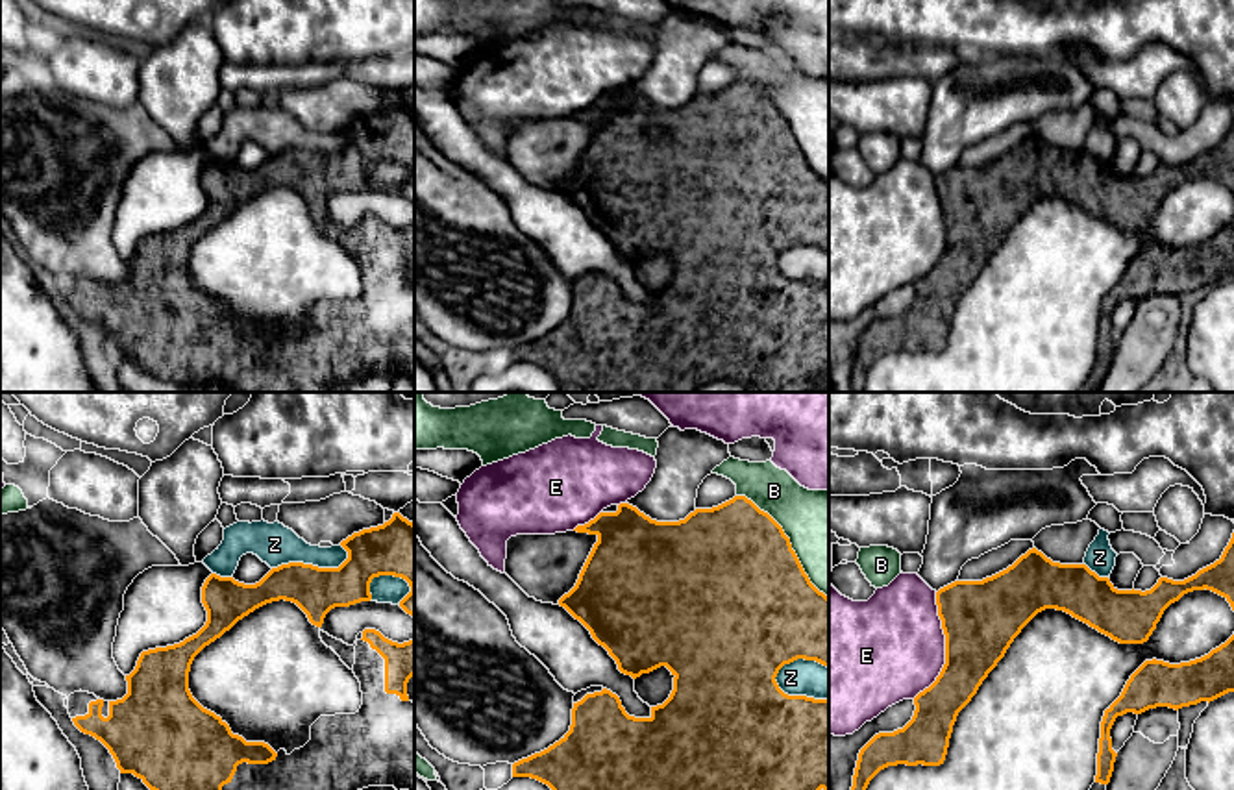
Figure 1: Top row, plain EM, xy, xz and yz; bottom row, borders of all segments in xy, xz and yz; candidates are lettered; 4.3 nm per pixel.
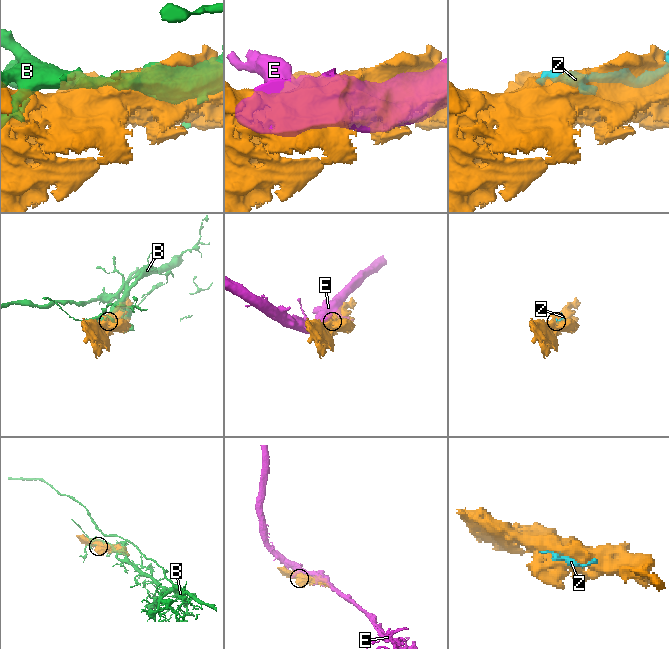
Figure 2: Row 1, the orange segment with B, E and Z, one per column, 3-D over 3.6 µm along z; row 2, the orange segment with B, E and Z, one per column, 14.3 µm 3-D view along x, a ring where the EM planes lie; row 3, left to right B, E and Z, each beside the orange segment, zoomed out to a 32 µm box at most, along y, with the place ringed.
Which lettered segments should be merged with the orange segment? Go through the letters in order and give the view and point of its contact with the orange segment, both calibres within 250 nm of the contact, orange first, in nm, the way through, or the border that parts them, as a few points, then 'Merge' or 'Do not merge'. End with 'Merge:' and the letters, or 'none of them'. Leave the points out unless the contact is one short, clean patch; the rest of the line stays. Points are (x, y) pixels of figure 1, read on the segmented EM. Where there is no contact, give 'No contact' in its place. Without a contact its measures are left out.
B: Touches orange at xz (789, 541). Thickness 500 nm (orange) against 340 nm. Do not merge
E: Touches orange at yz (946, 648). Thickness 340 nm (orange) against 460 nm. Do not merge
Z: Touches orange at xz (796, 696). Thickness 460 nm (orange) against 160 nm. Do not merge
Merge: none of them

